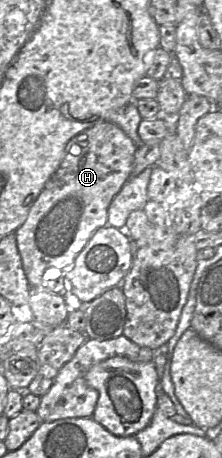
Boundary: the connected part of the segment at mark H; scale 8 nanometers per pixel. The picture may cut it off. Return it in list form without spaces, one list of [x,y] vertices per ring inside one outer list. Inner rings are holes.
[[[101,123],[78,135],[68,147],[57,172],[42,190],[29,215],[16,233],[18,251],[32,291],[42,289],[46,273],[62,273],[87,245],[92,236],[107,225],[108,211],[127,181],[136,180],[135,168],[141,149],[112,123]]]

